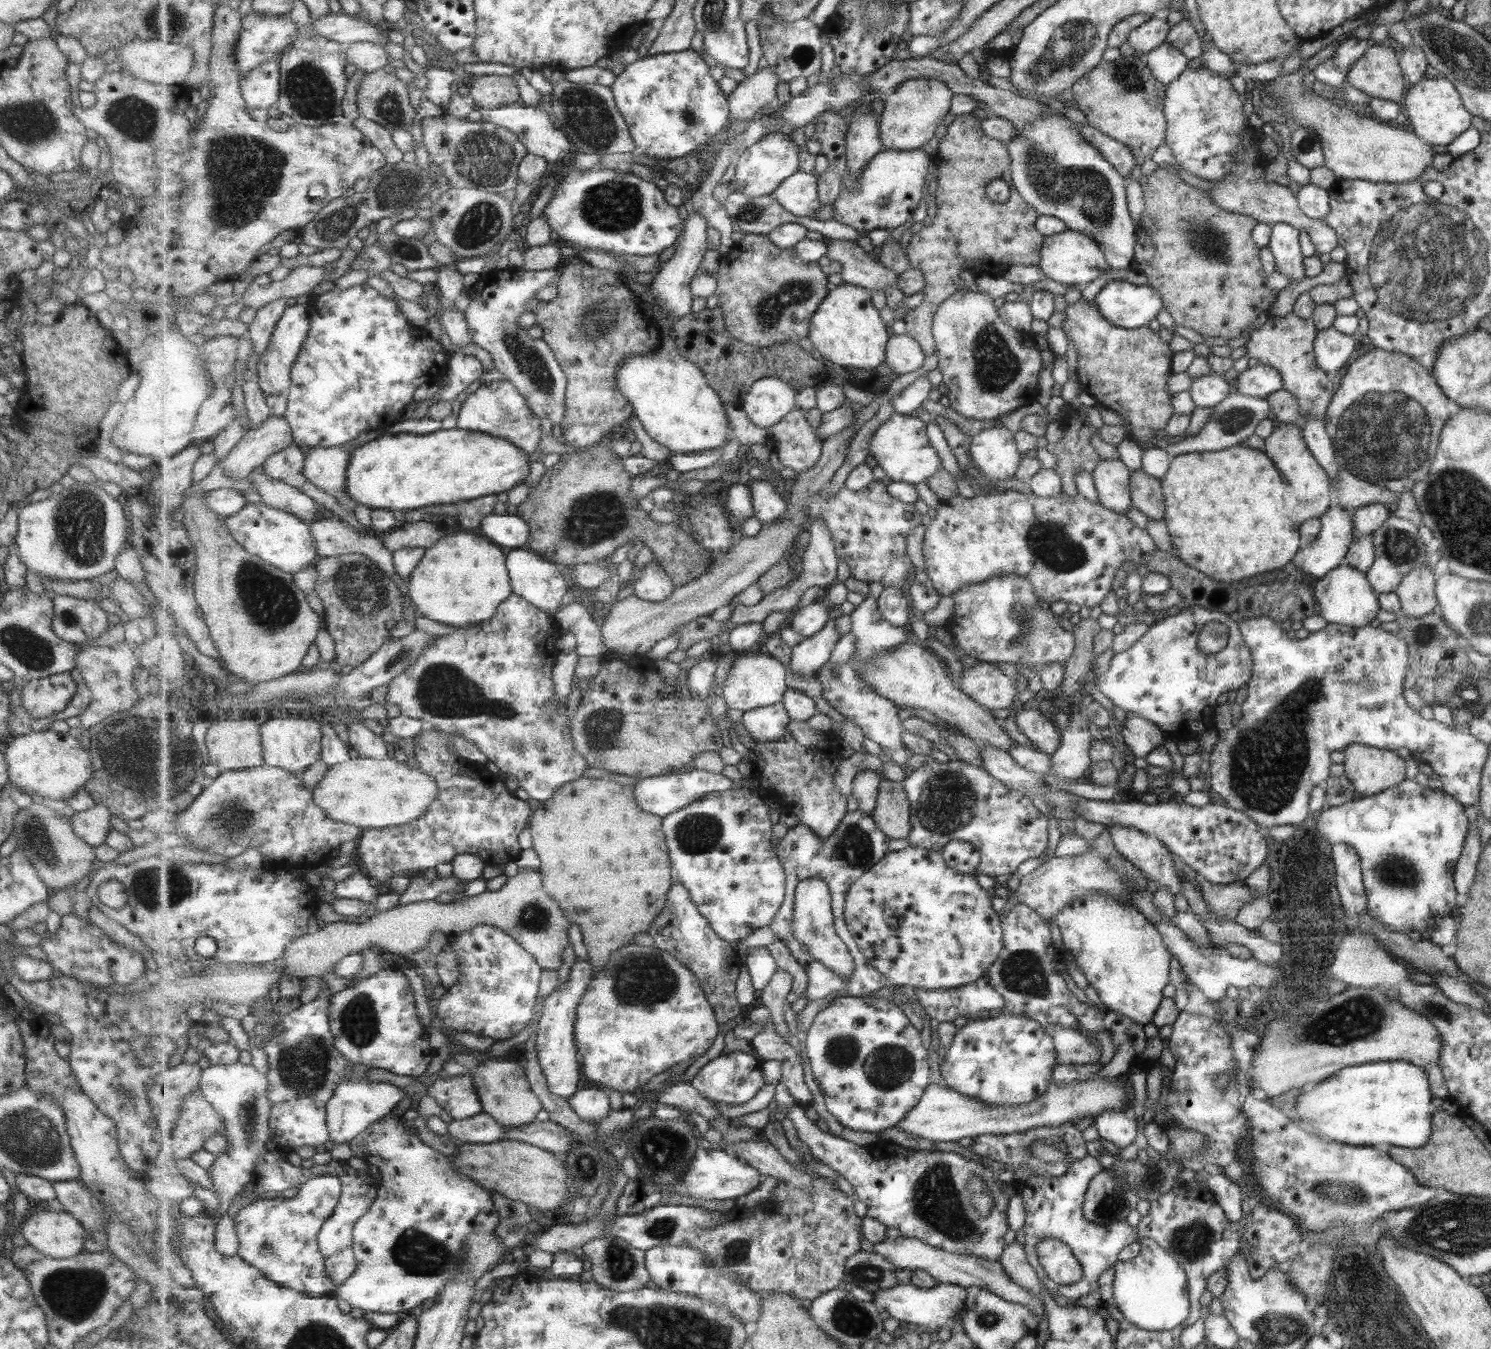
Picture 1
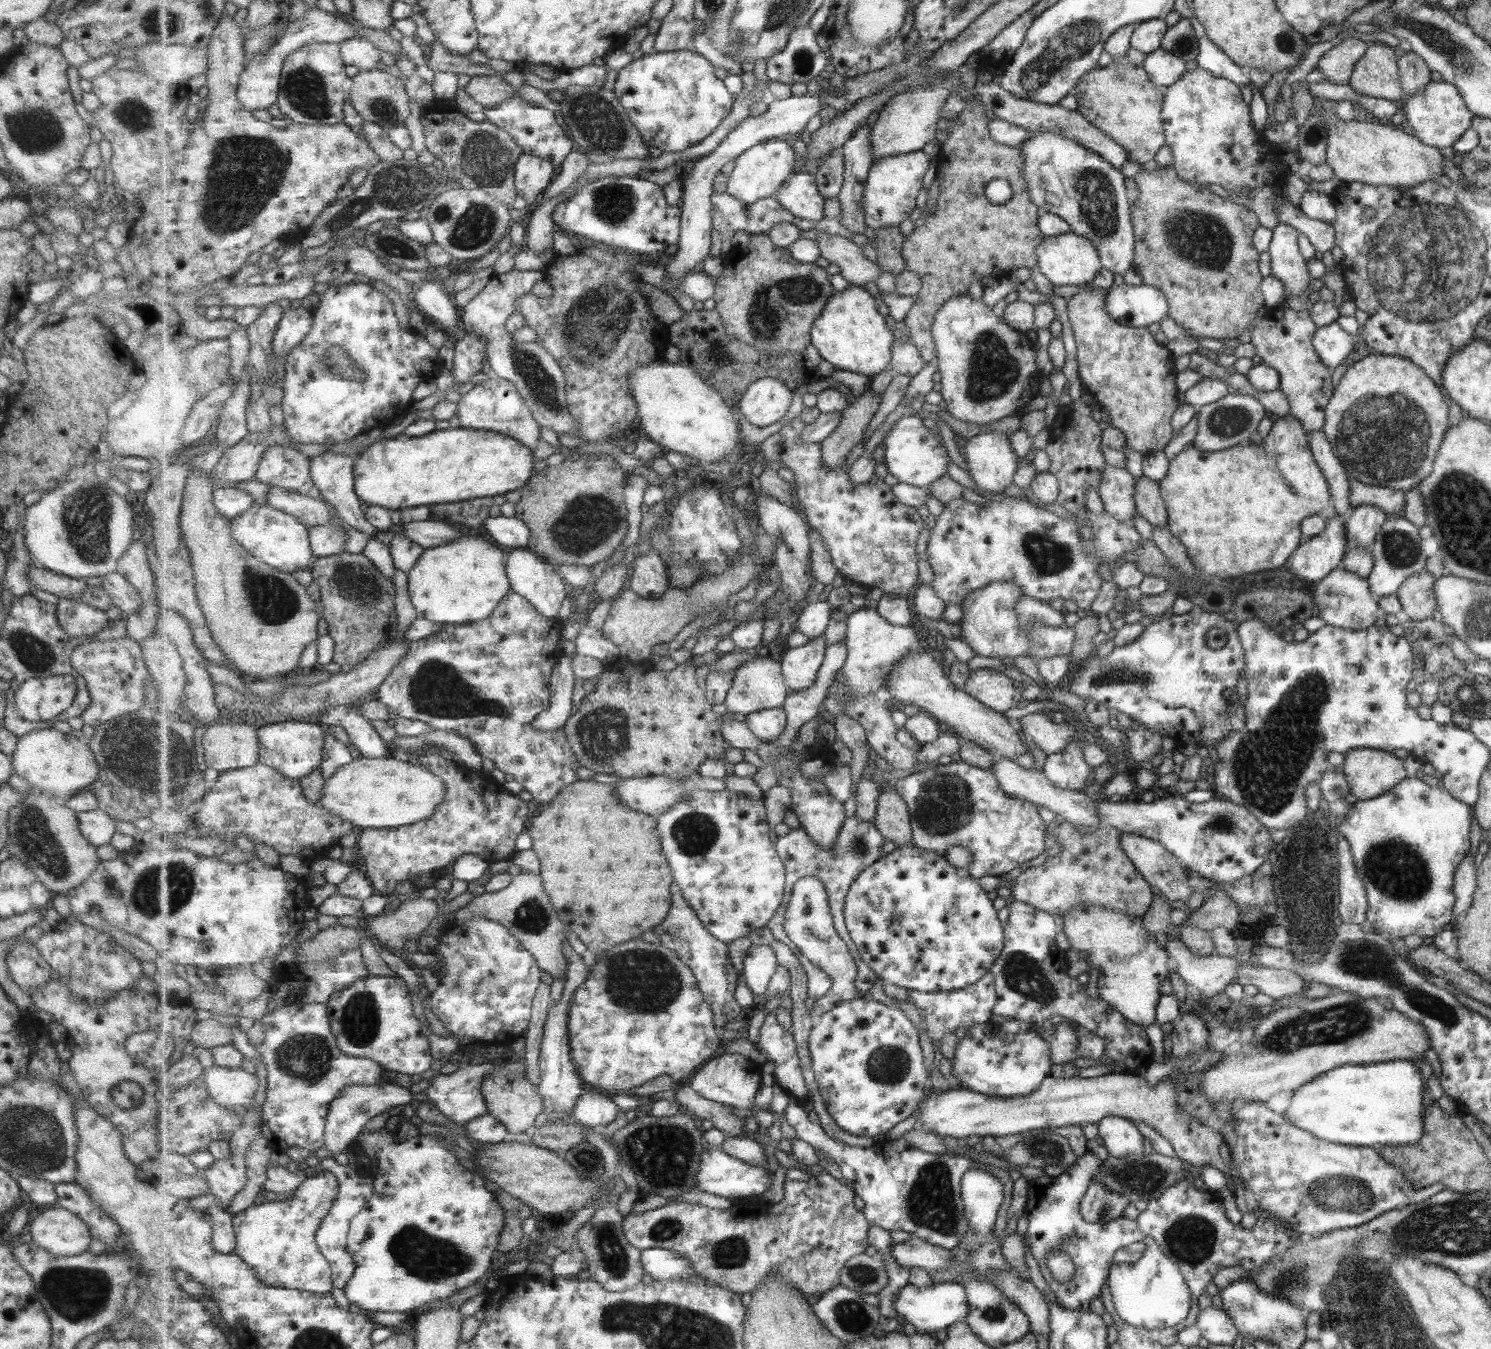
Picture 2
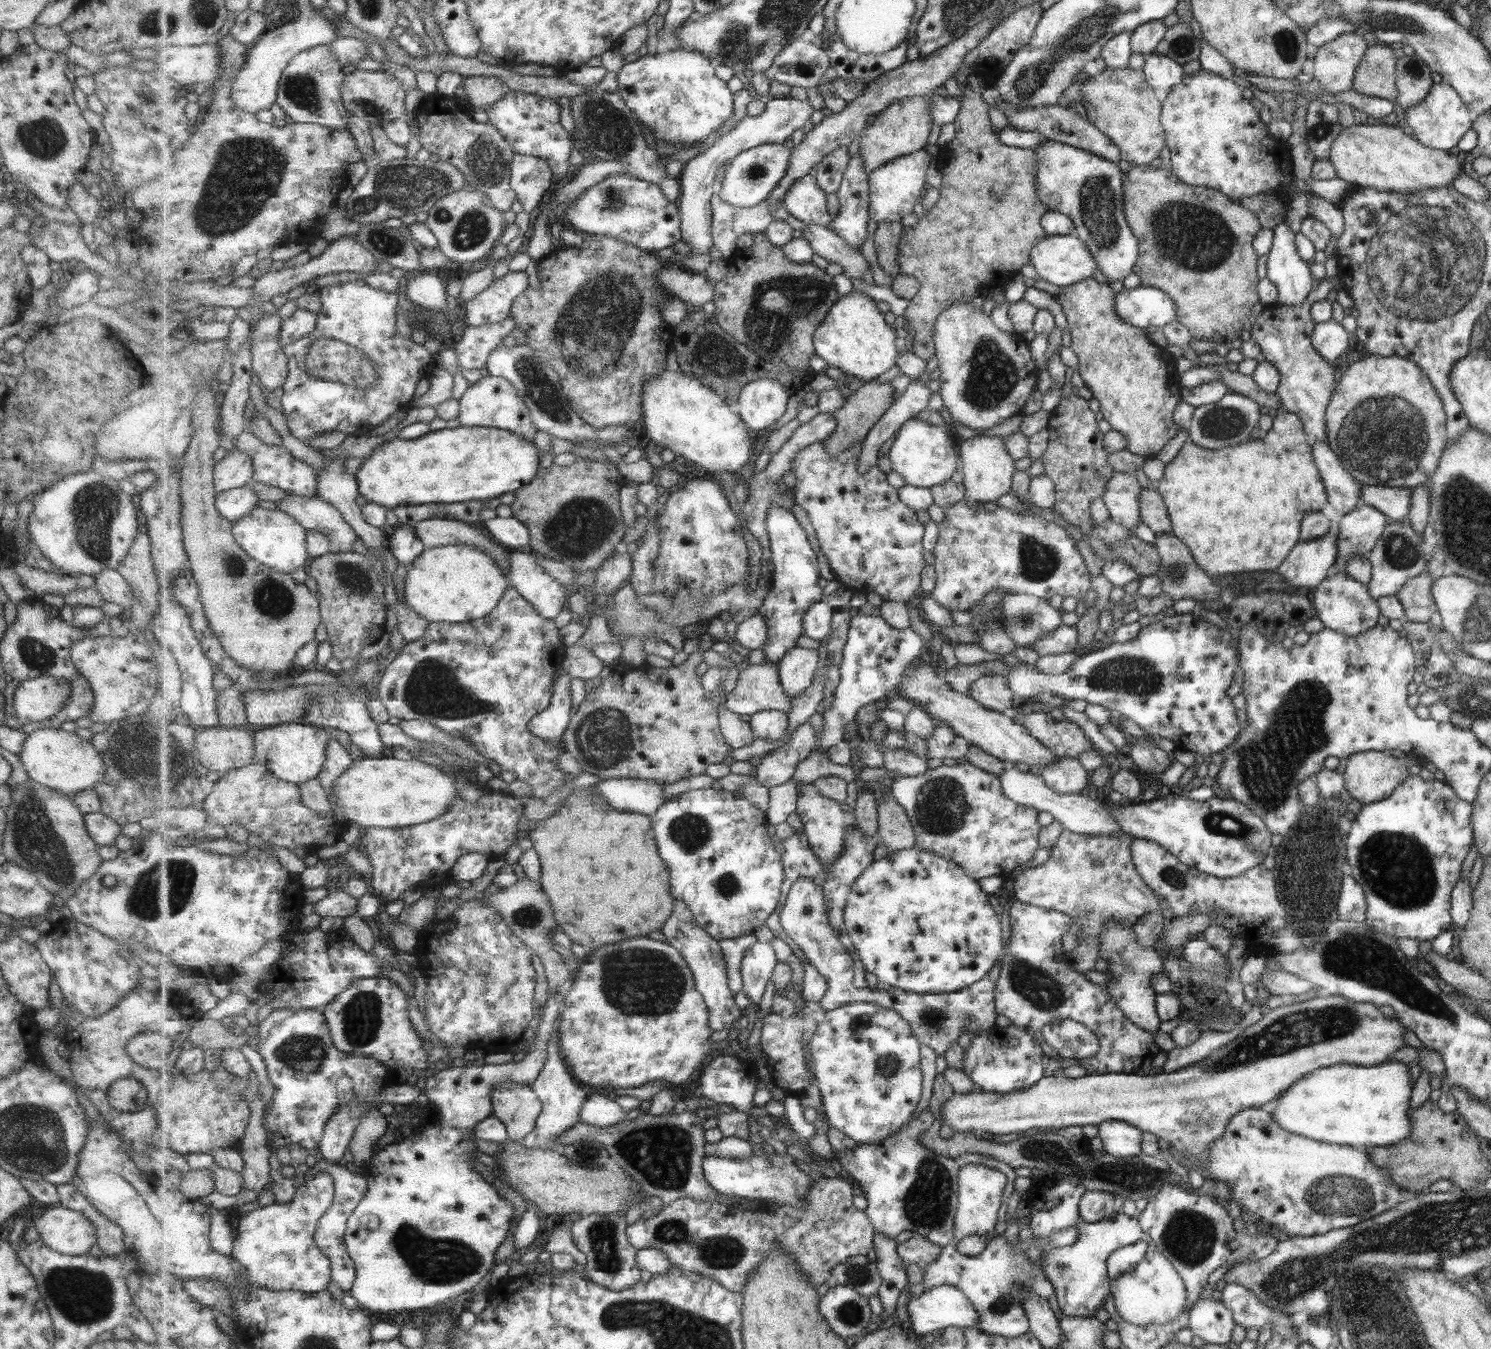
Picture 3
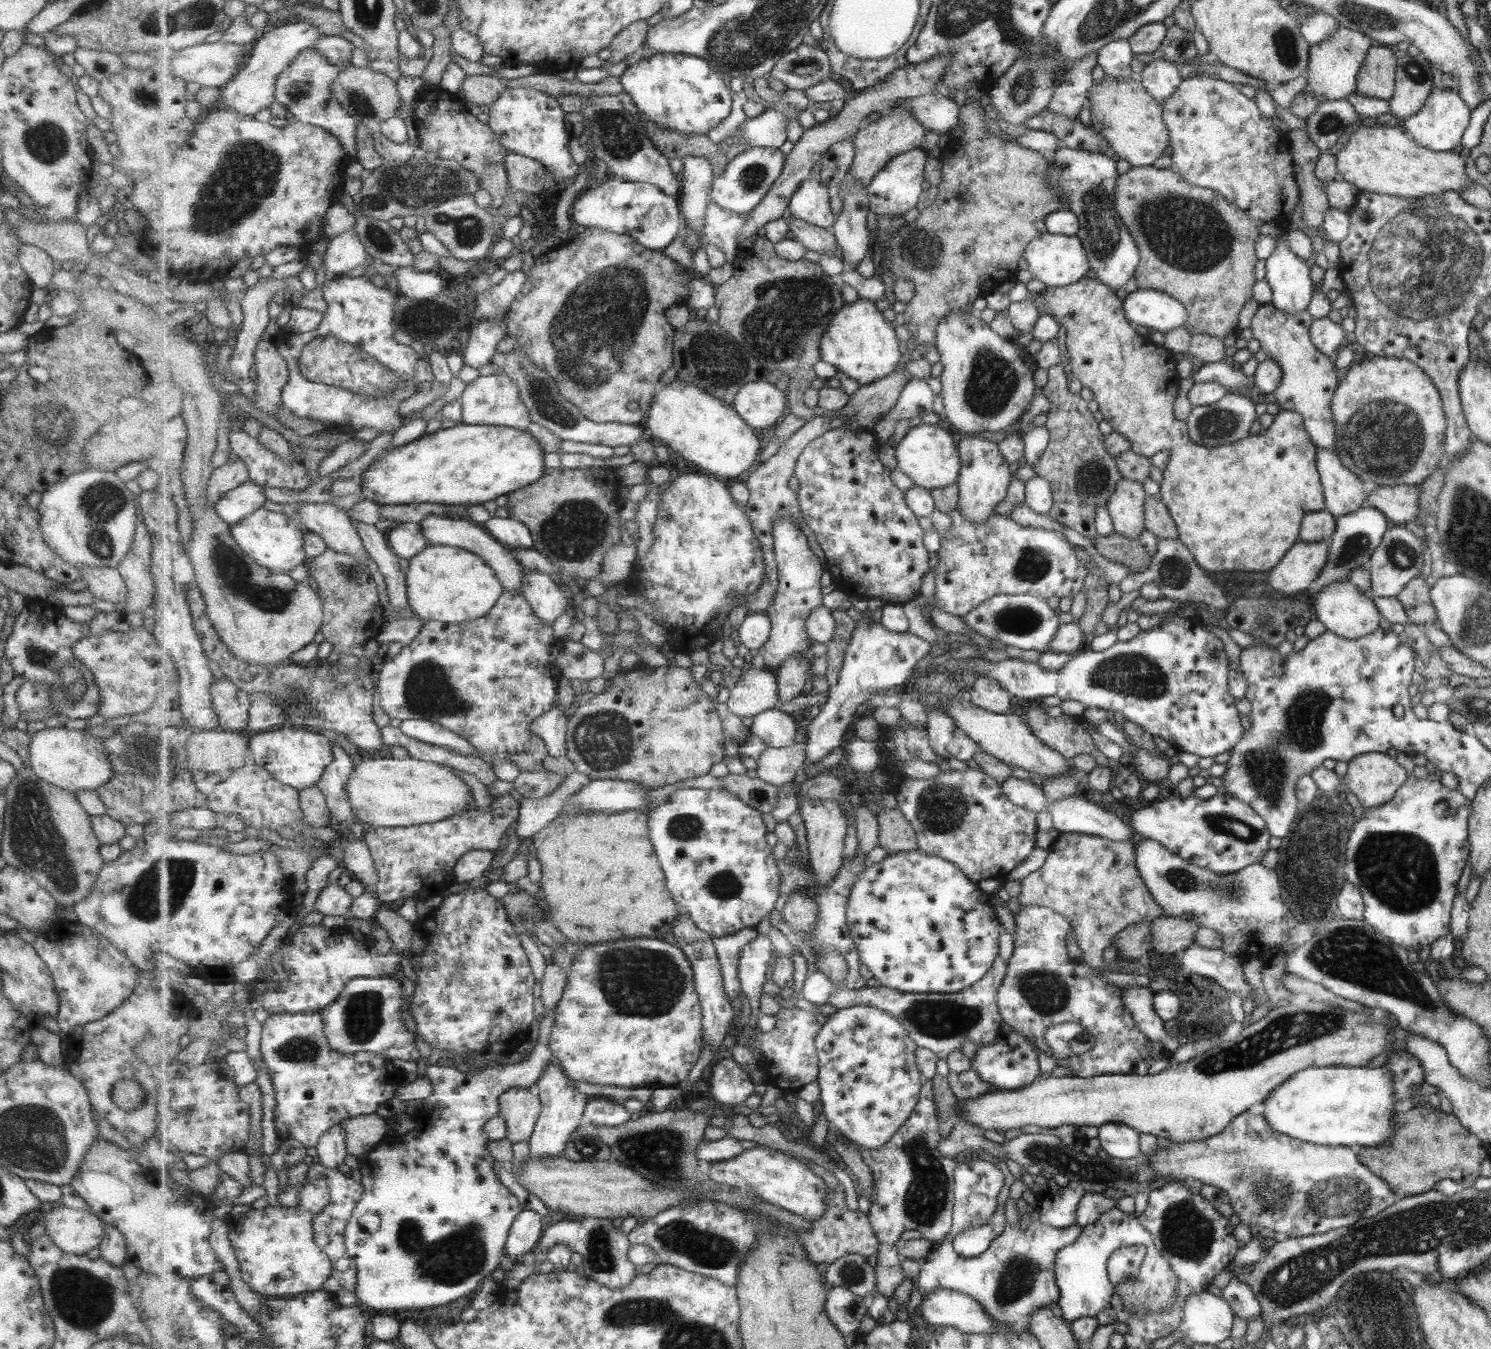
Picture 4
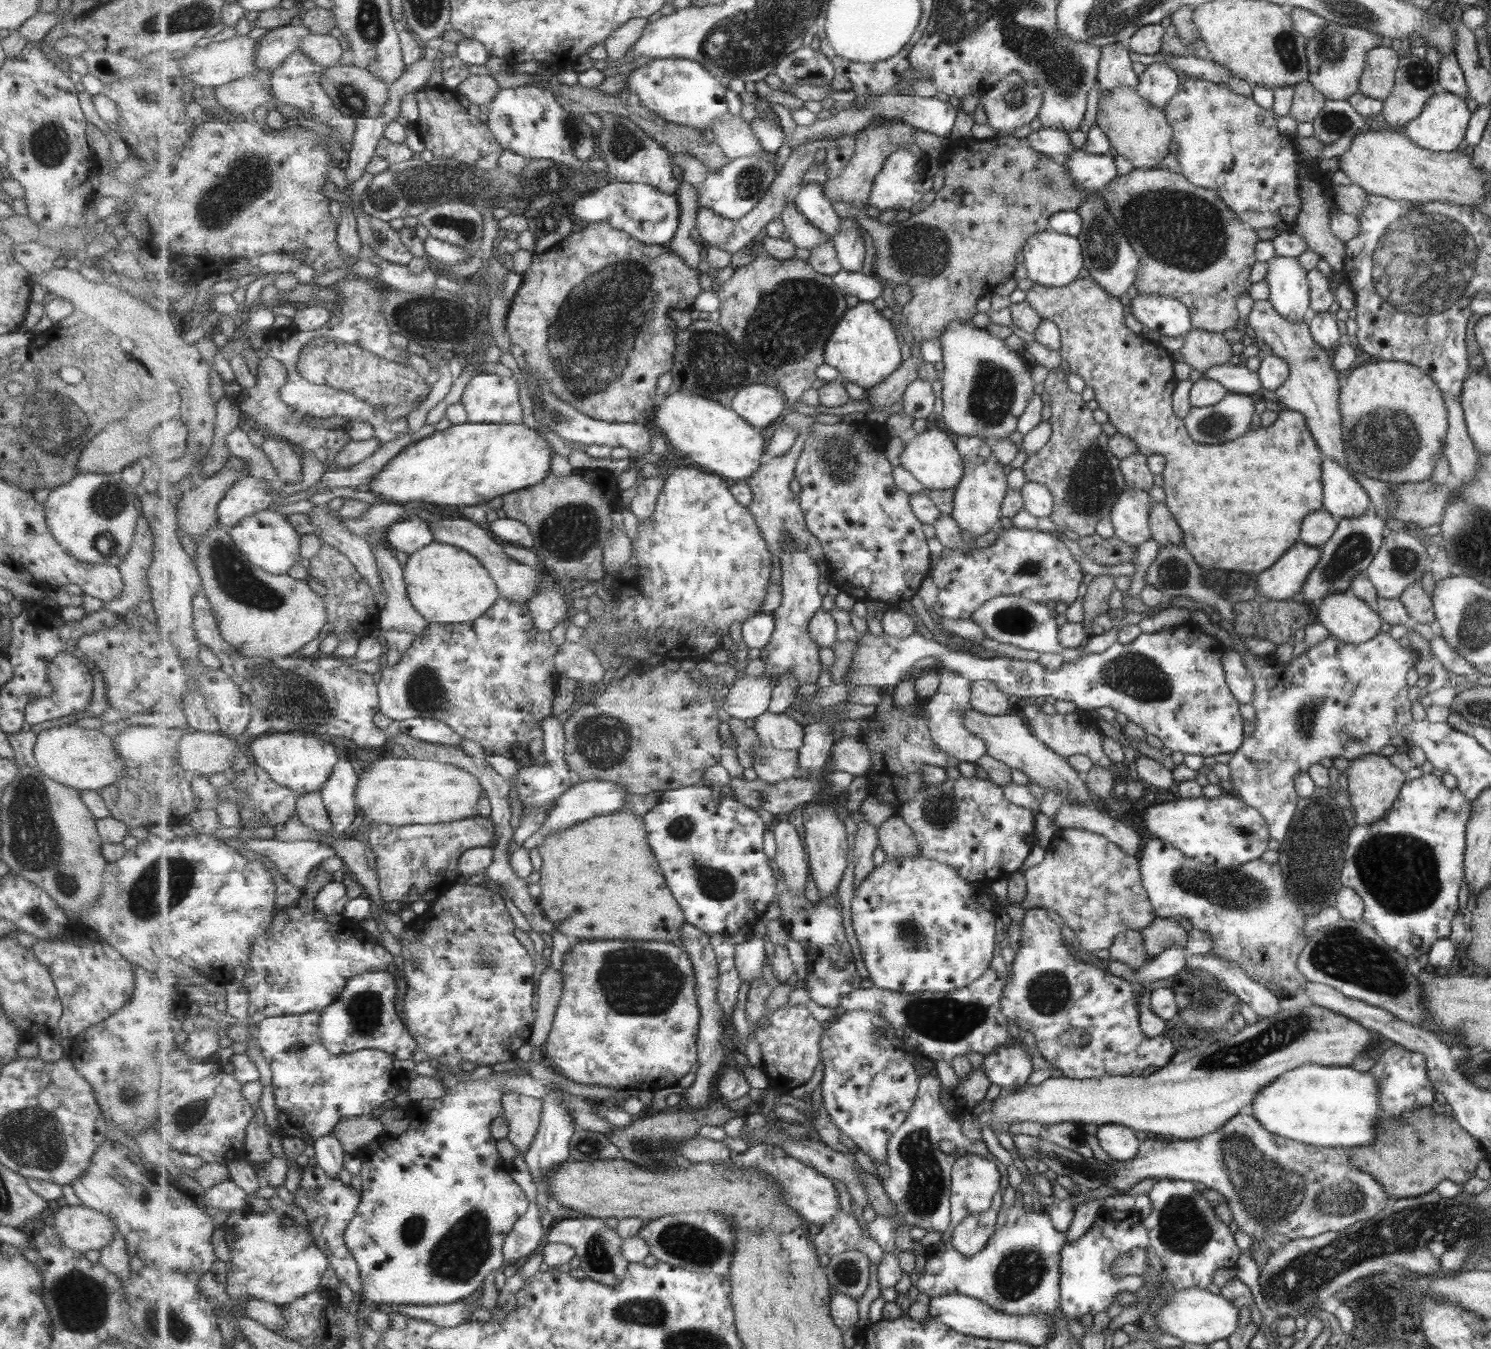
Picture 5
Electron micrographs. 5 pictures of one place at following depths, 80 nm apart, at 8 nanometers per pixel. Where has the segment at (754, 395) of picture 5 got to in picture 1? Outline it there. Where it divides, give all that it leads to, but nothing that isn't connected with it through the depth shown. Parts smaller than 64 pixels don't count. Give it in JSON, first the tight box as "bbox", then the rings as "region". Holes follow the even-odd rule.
{"bbox":[741,377,797,428],"region":[[[765,377],[754,383],[741,406],[757,426],[772,428],[794,410],[796,396],[797,390],[787,381]]]}

